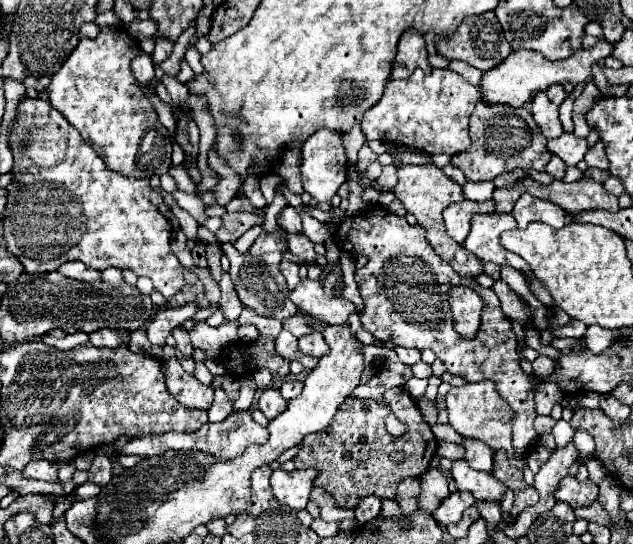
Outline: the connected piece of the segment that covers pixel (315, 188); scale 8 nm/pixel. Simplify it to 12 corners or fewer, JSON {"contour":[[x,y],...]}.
{"contour":[[321,128],[303,144],[303,190],[331,200],[347,180],[341,134]]}

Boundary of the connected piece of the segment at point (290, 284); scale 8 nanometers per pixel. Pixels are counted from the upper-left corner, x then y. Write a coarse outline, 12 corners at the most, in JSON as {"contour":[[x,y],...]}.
{"contour":[[281,260],[281,274],[287,288],[295,290],[299,284],[299,266]]}

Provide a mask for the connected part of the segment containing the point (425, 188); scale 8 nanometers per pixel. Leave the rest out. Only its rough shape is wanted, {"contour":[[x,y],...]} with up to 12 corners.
{"contour":[[433,164],[397,170],[391,192],[427,230],[433,250],[459,276],[483,262],[445,232],[441,212],[461,186]]}

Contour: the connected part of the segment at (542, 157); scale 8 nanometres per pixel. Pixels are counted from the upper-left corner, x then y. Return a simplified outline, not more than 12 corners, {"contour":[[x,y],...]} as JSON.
{"contour":[[479,102],[451,156],[471,182],[551,160],[525,106]]}

